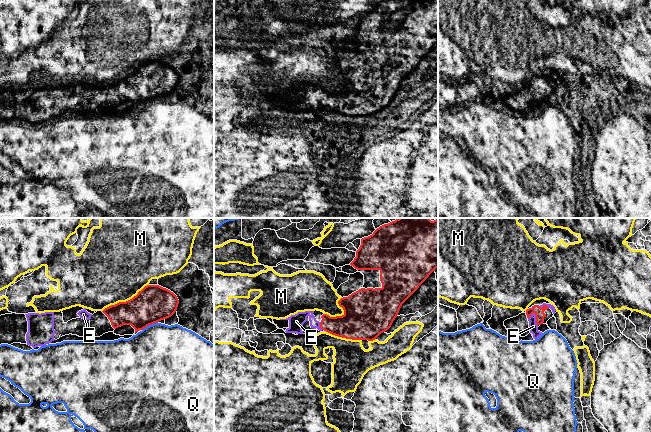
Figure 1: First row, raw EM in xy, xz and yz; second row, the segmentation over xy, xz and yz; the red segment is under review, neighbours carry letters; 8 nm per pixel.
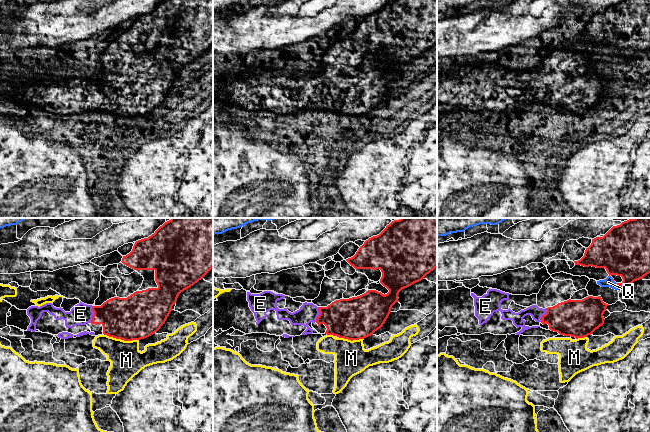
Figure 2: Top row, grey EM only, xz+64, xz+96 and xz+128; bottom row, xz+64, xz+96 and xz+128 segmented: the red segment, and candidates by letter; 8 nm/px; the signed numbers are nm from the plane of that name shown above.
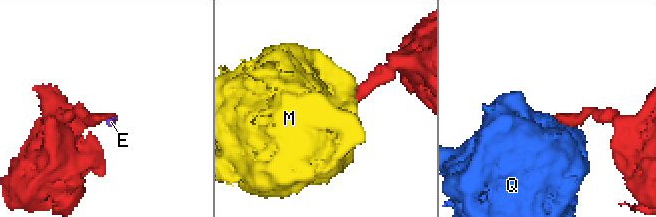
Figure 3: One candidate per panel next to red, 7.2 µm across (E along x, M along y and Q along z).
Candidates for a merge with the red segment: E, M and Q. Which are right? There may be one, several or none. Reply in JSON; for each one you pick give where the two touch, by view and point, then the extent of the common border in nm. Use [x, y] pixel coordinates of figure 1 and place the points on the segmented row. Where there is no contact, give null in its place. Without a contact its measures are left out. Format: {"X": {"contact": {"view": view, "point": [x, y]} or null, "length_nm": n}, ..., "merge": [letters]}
{"E": {"contact": {"view": "yz", "point": [536, 319]}, "length_nm": 120}, "merge": ["E"]}

